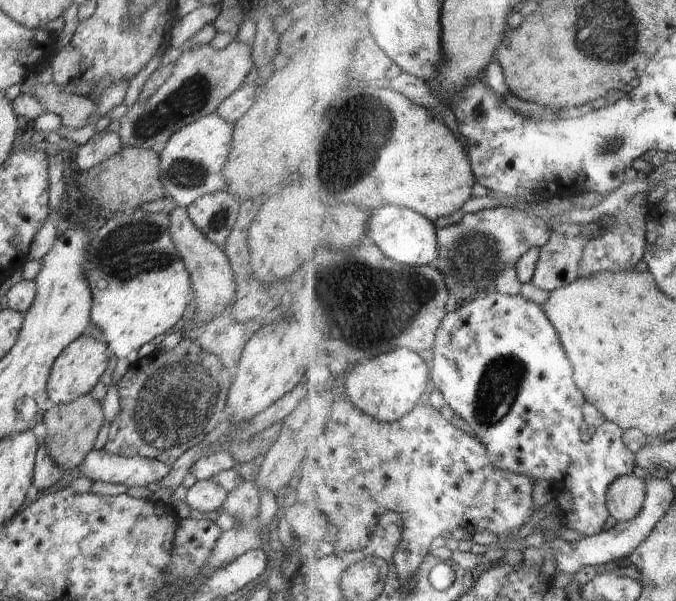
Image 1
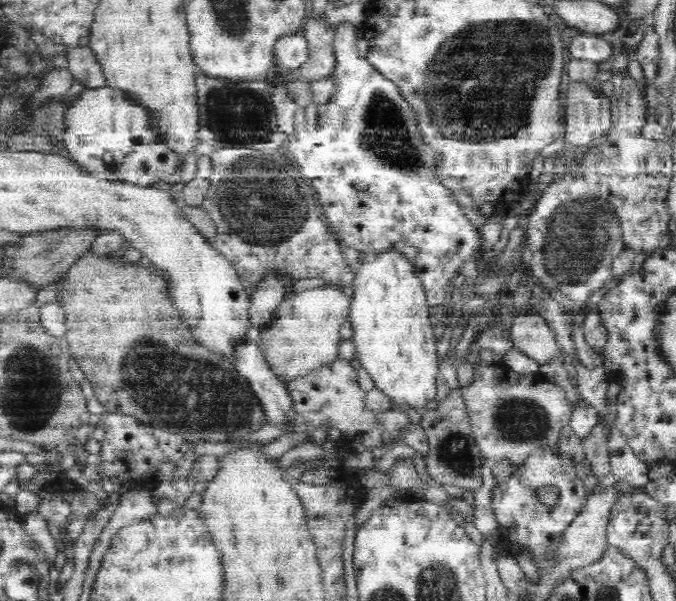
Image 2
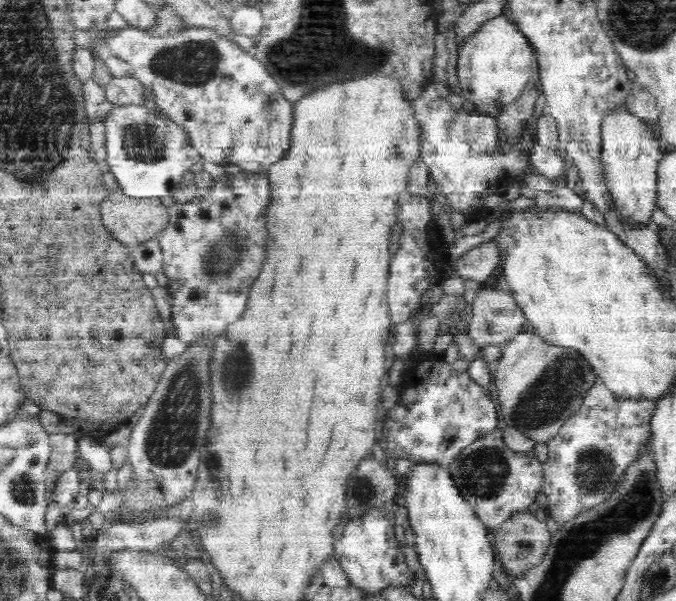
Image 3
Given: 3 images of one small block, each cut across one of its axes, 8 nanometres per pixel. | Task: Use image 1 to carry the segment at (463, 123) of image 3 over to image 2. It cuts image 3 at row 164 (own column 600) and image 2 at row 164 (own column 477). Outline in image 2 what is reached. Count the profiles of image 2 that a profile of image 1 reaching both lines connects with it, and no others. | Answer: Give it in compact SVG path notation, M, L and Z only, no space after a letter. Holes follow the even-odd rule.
M340 22L333 27L333 47L336 55L336 72L333 74L333 77L334 81L336 81L336 94L326 104L315 104L306 108L297 109L297 113L295 114L295 128L290 135L287 135L284 150L287 152L287 155L292 157L292 160L296 160L302 176L309 180L309 183L315 190L316 198L320 201L325 219L340 241L346 247L352 247L359 252L384 250L384 248L388 247L394 247L396 250L403 251L411 259L412 263L414 263L416 271L418 271L420 279L422 279L424 287L426 287L427 299L430 301L431 306L438 306L441 302L444 302L444 294L446 294L448 281L460 272L459 268L462 266L462 263L471 254L474 254L475 250L481 244L480 234L466 216L464 216L461 207L458 206L456 200L451 196L451 191L445 188L443 184L440 184L436 178L436 173L434 172L436 166L434 153L422 142L420 132L418 132L418 128L414 124L415 116L410 105L400 98L400 93L393 82L390 82L379 72L376 72L376 69L373 69L369 65L366 58L361 58L358 55L358 47L356 46L358 42L358 38L356 37L357 29L352 22Z

